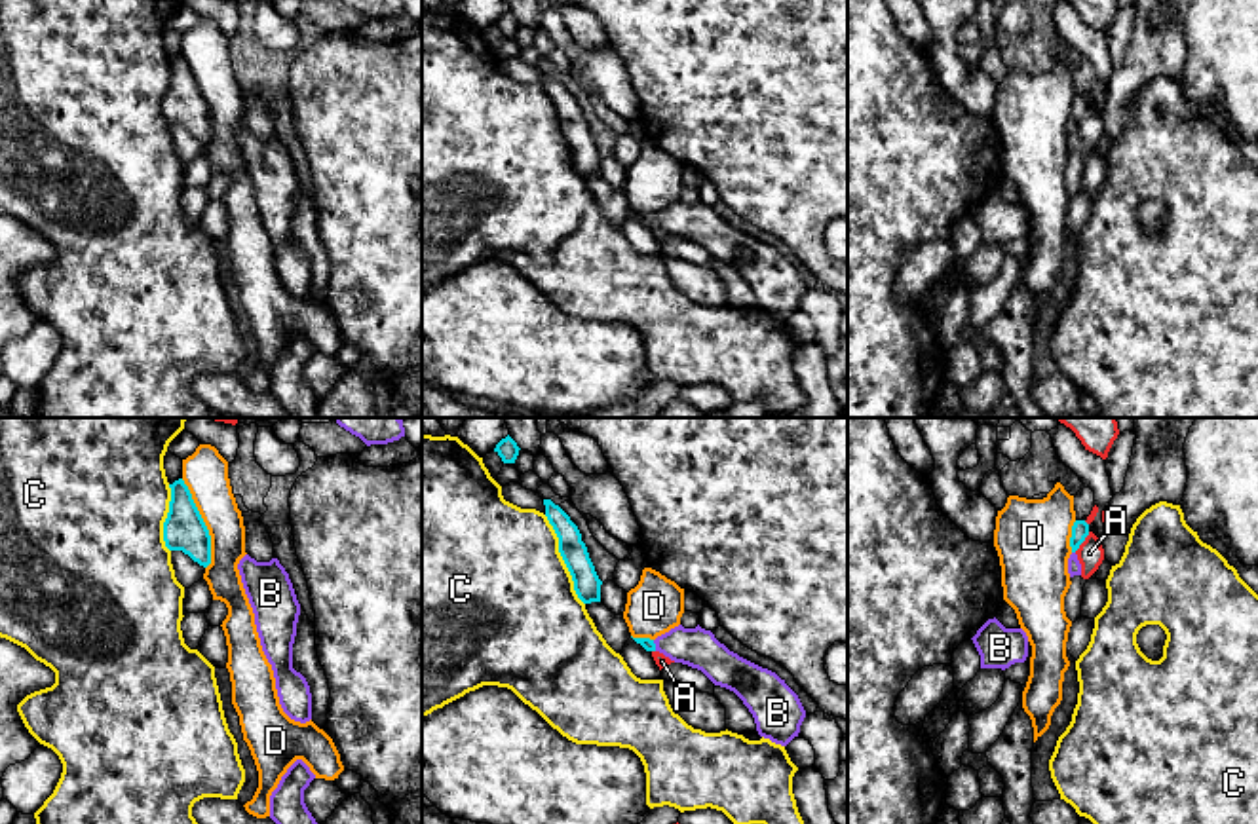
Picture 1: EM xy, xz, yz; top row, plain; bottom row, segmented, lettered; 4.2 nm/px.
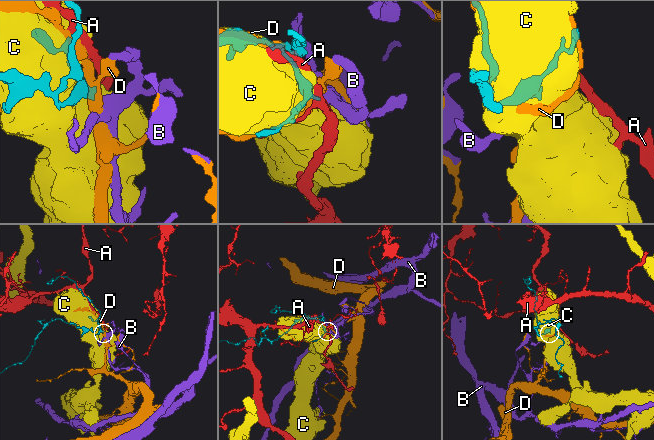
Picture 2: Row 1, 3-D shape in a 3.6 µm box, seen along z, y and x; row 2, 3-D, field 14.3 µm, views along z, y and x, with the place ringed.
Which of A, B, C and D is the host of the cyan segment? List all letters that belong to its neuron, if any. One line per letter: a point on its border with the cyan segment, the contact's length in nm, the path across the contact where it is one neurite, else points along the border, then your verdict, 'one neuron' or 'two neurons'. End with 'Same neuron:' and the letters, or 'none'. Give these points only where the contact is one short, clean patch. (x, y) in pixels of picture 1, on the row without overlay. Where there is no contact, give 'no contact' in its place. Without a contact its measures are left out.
A: meets cyan in yz at (1084, 114); contact 110 nm long; border along yz (1089, 107), (1074, 126); two neurons
B: meets cyan in xz at (654, 221); contact 50 nm long; runs through xz (648, 219), (654, 221), (698, 223); one neuron
C: meets cyan in xz at (563, 133); contact 420 nm long; two neurons
D: meets cyan in xy at (204, 99); contact 400 nm long; two neurons
Same neuron: B

